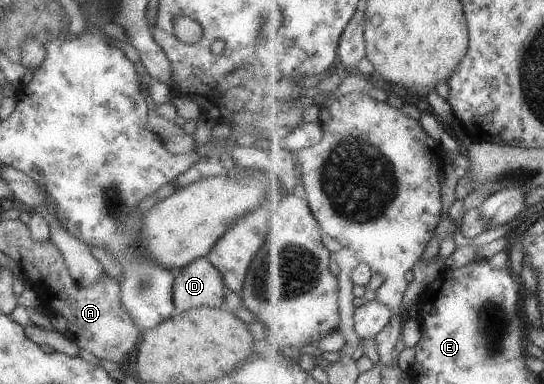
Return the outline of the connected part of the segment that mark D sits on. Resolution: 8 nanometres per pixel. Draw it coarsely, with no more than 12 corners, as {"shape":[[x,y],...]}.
{"shape":[[205,257],[179,268],[174,313],[223,307],[224,282]]}

